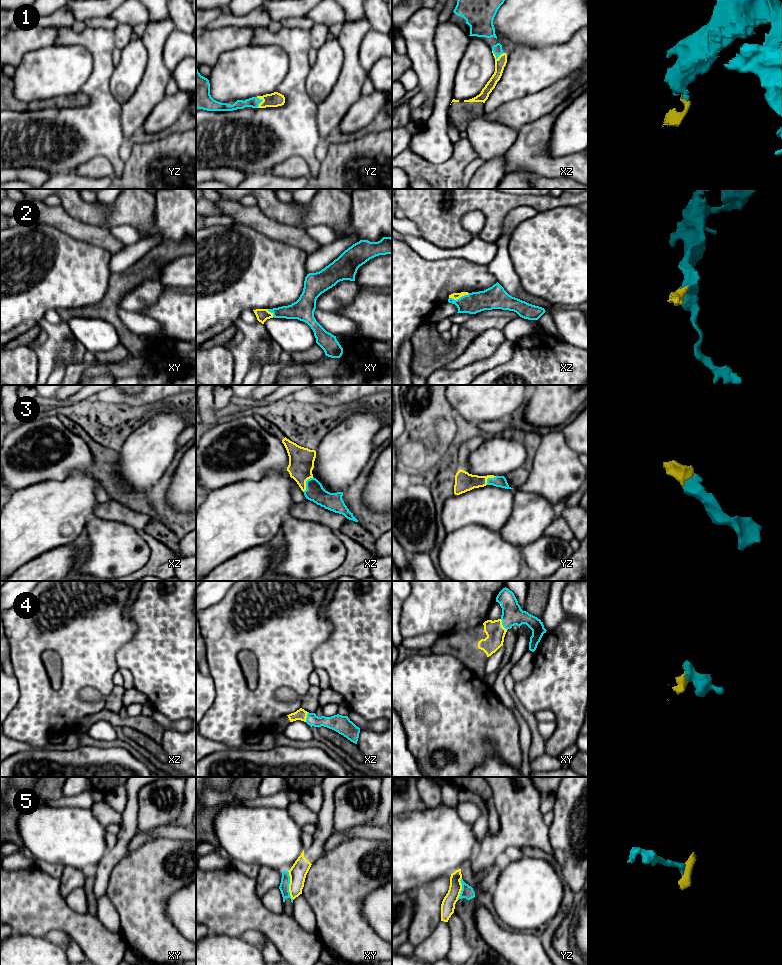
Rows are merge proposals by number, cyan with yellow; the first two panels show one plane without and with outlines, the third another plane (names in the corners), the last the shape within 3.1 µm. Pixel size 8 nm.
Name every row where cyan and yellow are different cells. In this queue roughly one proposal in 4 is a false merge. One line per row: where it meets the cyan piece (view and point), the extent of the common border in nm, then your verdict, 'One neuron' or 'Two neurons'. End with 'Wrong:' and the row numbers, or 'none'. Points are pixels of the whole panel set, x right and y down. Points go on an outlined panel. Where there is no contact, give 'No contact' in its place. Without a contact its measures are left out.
1: Touches cyan at xz (497, 57). Shared border 100 nm. One neuron
2: Touches cyan at xz (460, 297). Shared border 170 nm. One neuron
3: Touches cyan at xz (306, 483). Shared border 150 nm. One neuron
4: Touches cyan at xy (503, 625). Shared border 110 nm. One neuron
5: Touches cyan at xy (288, 885). Shared border 240 nm. Two neurons
Wrong: 5

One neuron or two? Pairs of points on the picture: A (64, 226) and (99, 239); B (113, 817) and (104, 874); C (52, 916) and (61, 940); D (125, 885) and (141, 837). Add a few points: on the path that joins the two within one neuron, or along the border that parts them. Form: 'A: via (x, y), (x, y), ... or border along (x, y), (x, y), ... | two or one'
A: via (73, 227), (90, 234) | one
B: border along (121, 813), (120, 825) | two
C: border along (70, 936), (60, 930), (50, 930), (44, 937) | two
D: border along (158, 837), (143, 843), (127, 855) | two

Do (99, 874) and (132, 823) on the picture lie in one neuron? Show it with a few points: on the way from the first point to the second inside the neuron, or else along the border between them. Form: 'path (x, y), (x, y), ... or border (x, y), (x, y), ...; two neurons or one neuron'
path (109, 861), (120, 850), (124, 836); one neuron

